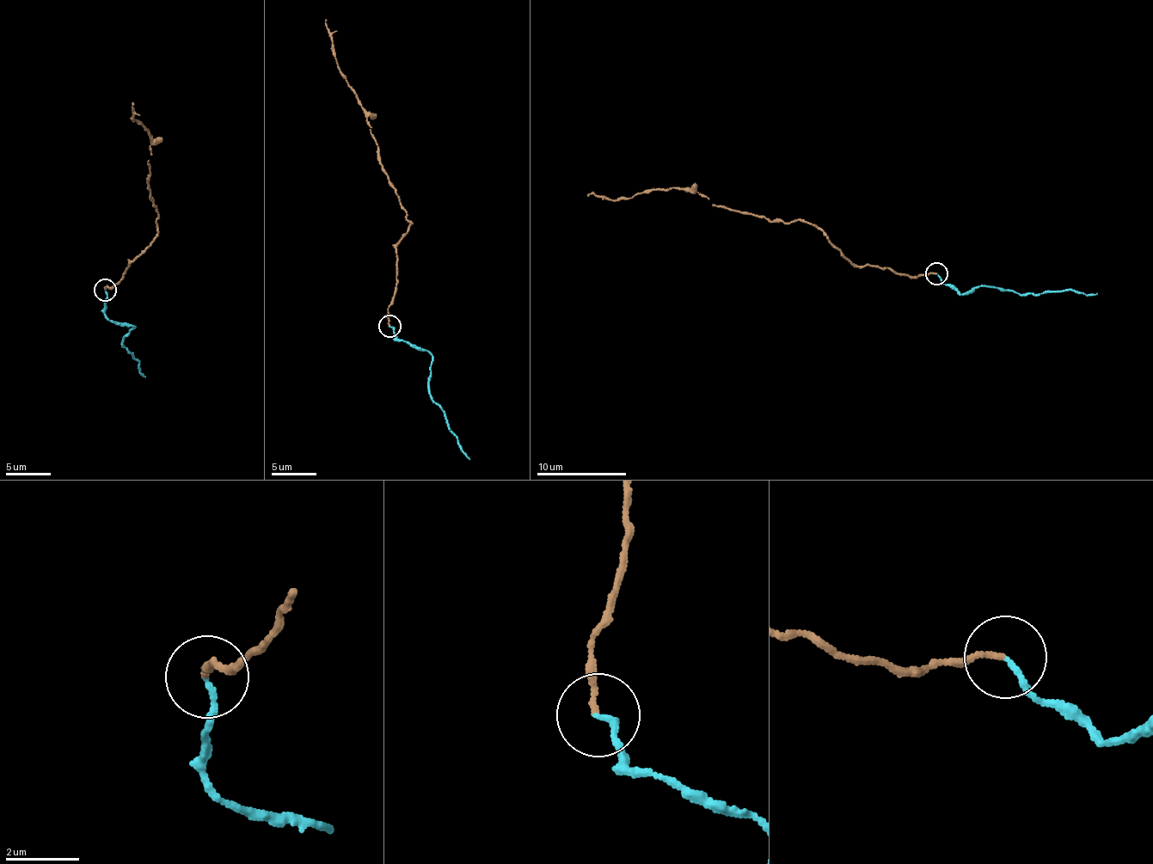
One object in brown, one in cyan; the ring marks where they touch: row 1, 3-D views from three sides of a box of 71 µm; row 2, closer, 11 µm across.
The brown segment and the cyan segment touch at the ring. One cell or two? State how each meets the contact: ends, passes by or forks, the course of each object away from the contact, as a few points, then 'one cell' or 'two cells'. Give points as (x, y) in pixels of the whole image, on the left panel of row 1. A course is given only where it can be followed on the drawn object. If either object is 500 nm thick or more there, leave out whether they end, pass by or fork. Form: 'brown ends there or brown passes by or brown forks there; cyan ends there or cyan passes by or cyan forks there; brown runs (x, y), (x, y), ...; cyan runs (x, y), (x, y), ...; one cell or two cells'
brown ends there; cyan ends there; brown runs (106, 289), (155, 236), (159, 218), (147, 184), (149, 130), (133, 122), (133, 105); cyan runs (106, 289), (104, 312), (109, 321), (135, 327), (121, 342), (139, 364), (137, 367), (145, 376); one cell

